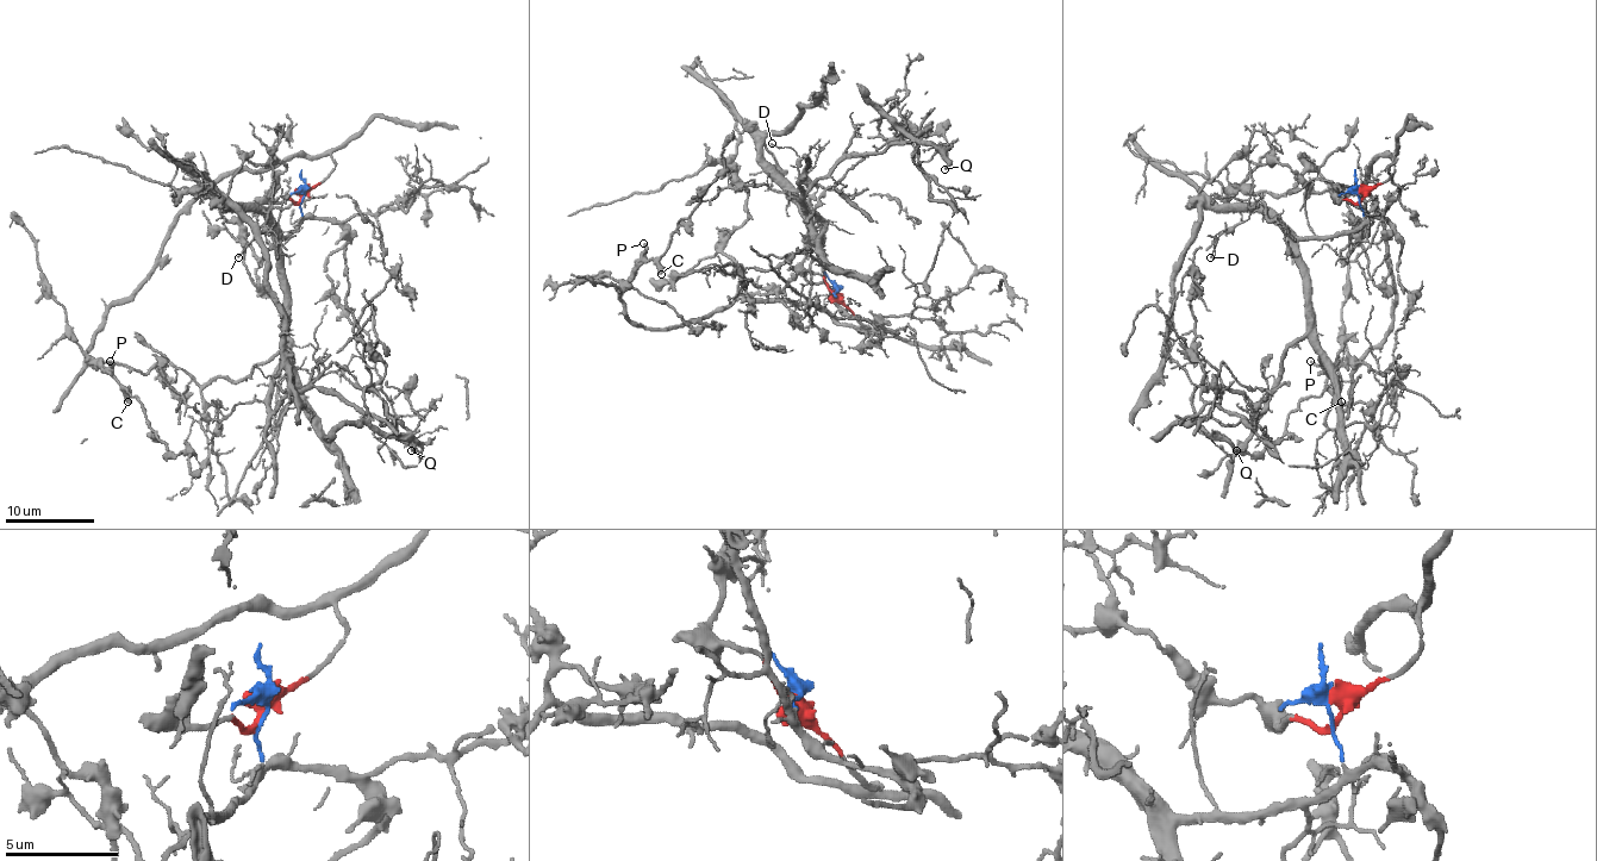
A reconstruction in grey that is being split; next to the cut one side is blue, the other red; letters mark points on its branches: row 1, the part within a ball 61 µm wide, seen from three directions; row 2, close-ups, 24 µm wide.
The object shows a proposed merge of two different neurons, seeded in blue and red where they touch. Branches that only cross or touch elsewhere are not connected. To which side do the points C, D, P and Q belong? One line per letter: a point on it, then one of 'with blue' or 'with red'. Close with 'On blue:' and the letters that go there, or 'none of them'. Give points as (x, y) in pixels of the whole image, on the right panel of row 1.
C: (1341, 401) | with red
D: (1210, 257) | with blue
P: (1310, 361) | with red
Q: (1236, 450) | with blue
On blue: D, Q

